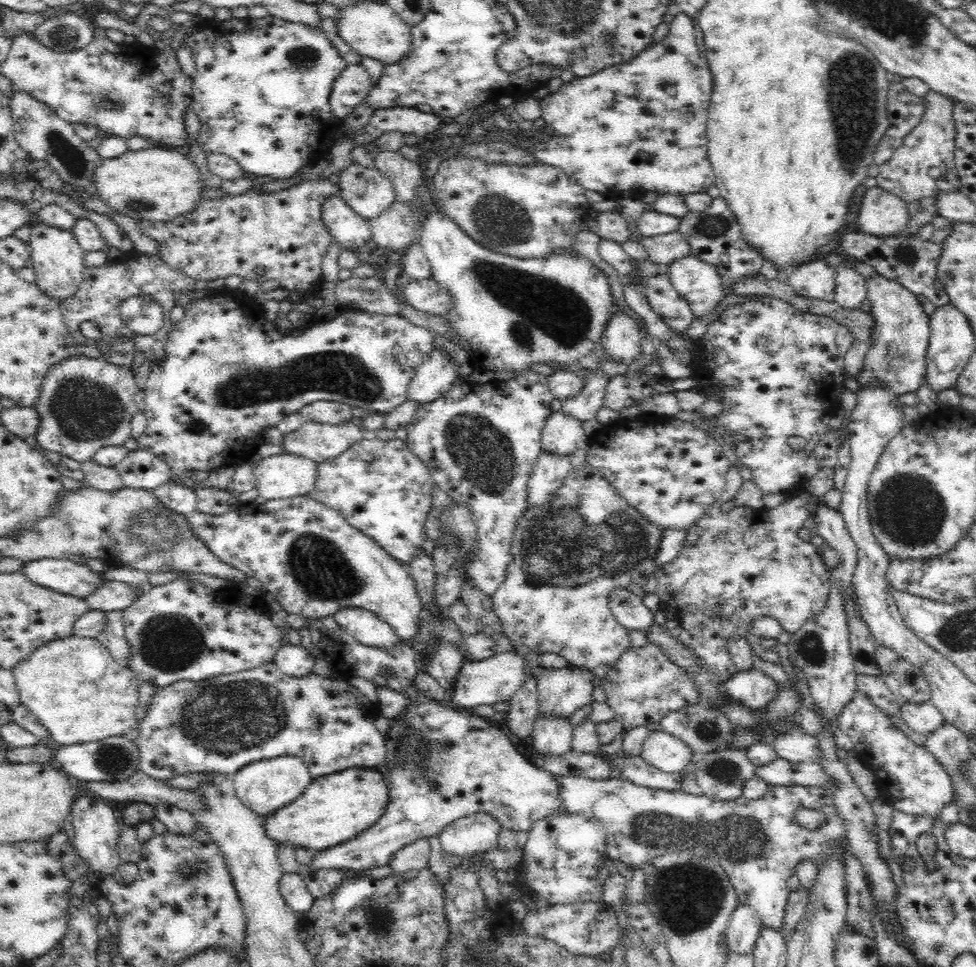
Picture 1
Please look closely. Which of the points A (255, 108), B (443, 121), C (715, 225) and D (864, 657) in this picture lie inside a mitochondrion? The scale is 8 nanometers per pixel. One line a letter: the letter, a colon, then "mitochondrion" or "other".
A: other
B: other
C: mitochondrion
D: other

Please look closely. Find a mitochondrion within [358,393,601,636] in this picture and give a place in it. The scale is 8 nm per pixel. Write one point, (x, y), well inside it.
(482, 452)

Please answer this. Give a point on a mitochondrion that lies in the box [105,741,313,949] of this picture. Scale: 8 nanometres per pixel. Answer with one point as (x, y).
(199, 869)

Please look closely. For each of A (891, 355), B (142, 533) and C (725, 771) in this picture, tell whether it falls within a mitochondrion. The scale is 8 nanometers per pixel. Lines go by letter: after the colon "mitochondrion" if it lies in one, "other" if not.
A: mitochondrion
B: mitochondrion
C: mitochondrion

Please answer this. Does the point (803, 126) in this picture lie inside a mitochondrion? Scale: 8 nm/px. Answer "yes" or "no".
no

